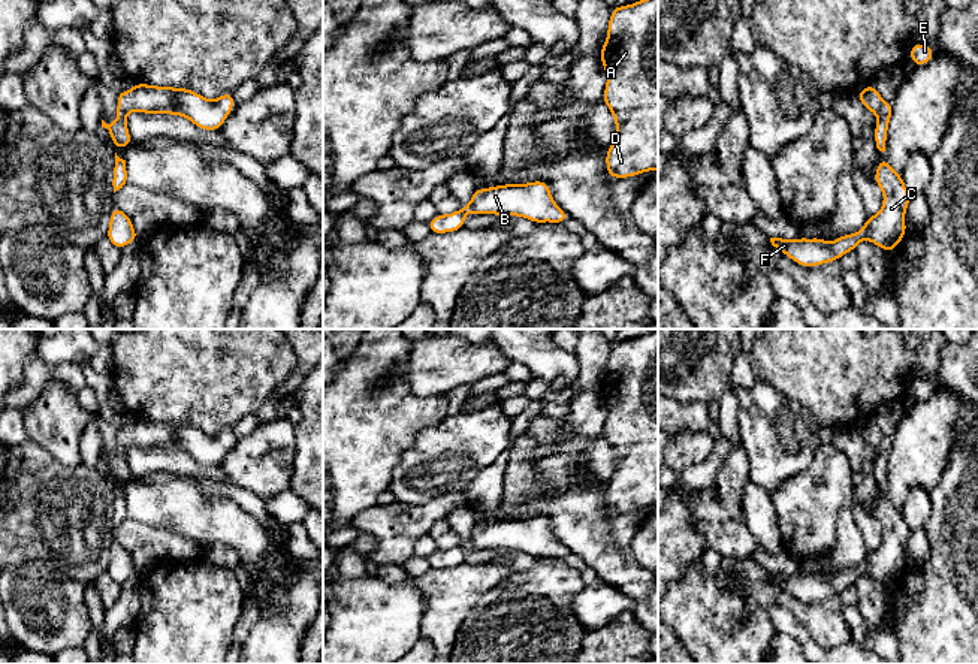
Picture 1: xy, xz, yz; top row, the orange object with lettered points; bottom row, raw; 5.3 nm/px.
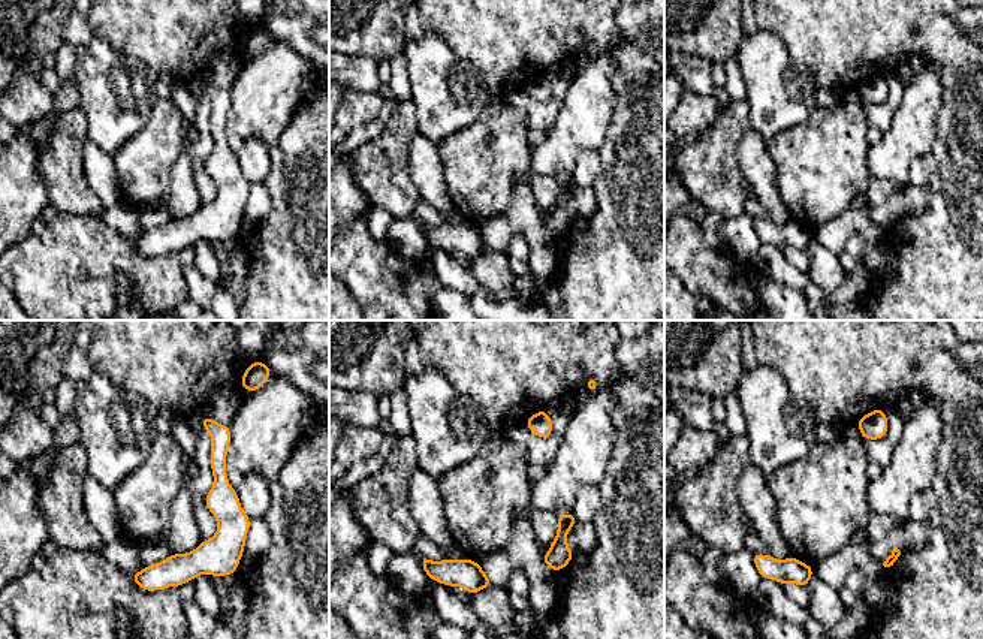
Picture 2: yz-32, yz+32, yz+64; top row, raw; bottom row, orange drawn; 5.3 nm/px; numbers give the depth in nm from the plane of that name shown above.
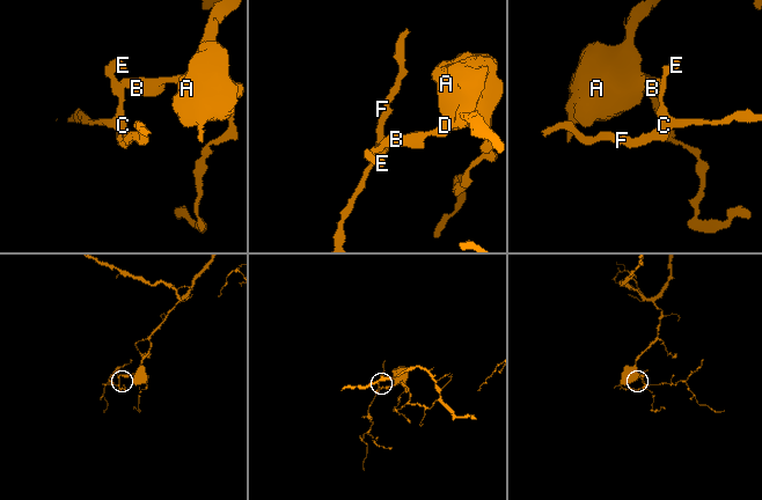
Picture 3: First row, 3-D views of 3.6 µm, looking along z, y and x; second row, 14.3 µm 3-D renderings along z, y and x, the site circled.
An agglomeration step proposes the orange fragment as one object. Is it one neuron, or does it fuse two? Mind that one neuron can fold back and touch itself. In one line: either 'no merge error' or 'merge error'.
no merge error

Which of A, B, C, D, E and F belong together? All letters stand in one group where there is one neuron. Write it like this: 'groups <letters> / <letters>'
groups A B C D E F

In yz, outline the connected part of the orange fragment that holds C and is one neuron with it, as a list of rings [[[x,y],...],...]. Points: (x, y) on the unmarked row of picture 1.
[[[885,494],[879,495],[878,498],[878,502],[875,505],[875,519],[878,519],[884,528],[882,543],[876,550],[867,552],[863,564],[858,568],[843,570],[837,574],[833,574],[830,579],[827,579],[819,571],[814,574],[806,574],[802,571],[793,576],[782,573],[770,573],[772,580],[790,594],[793,594],[797,600],[802,600],[805,603],[839,595],[845,588],[855,586],[861,574],[873,577],[885,588],[894,585],[903,574],[908,564],[905,559],[905,547],[912,529],[906,525],[902,510],[896,508]]]

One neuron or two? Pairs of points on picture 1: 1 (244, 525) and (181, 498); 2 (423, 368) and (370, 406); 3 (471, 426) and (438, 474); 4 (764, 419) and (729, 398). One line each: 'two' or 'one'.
1: one
2: two
3: one
4: two

